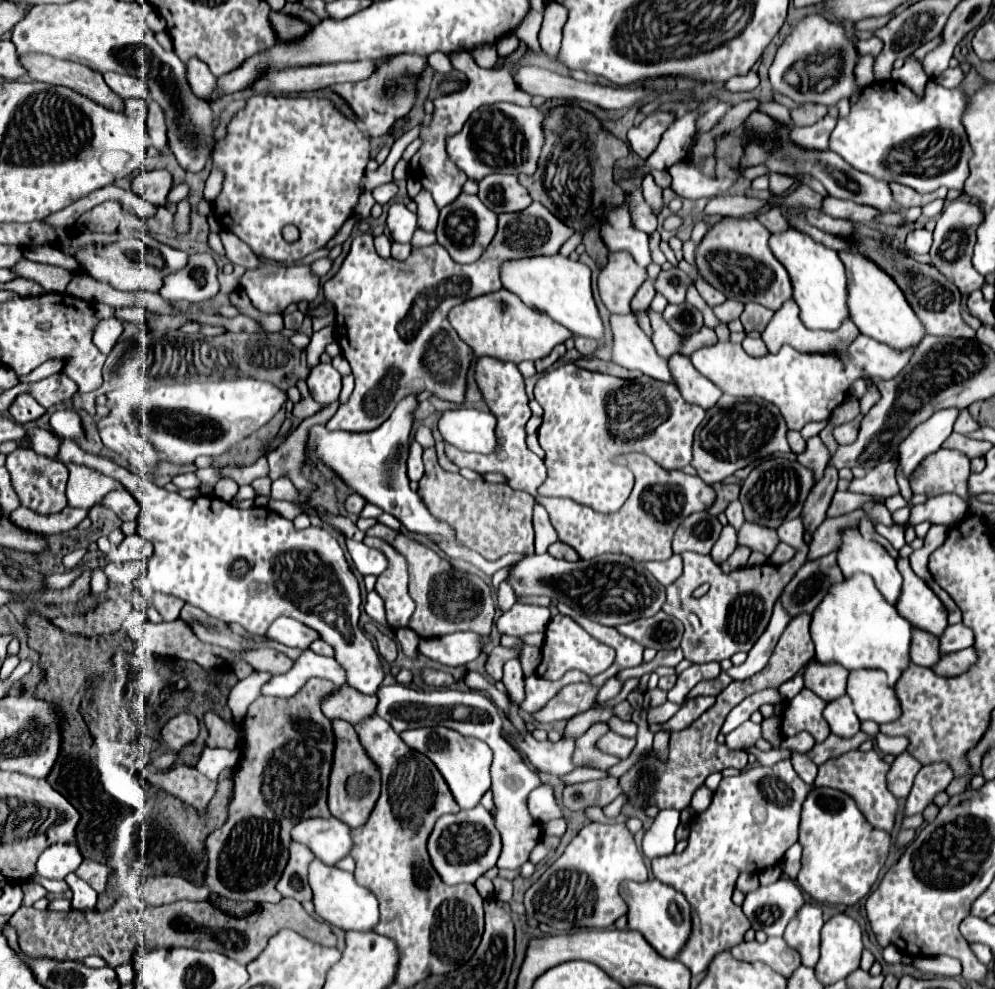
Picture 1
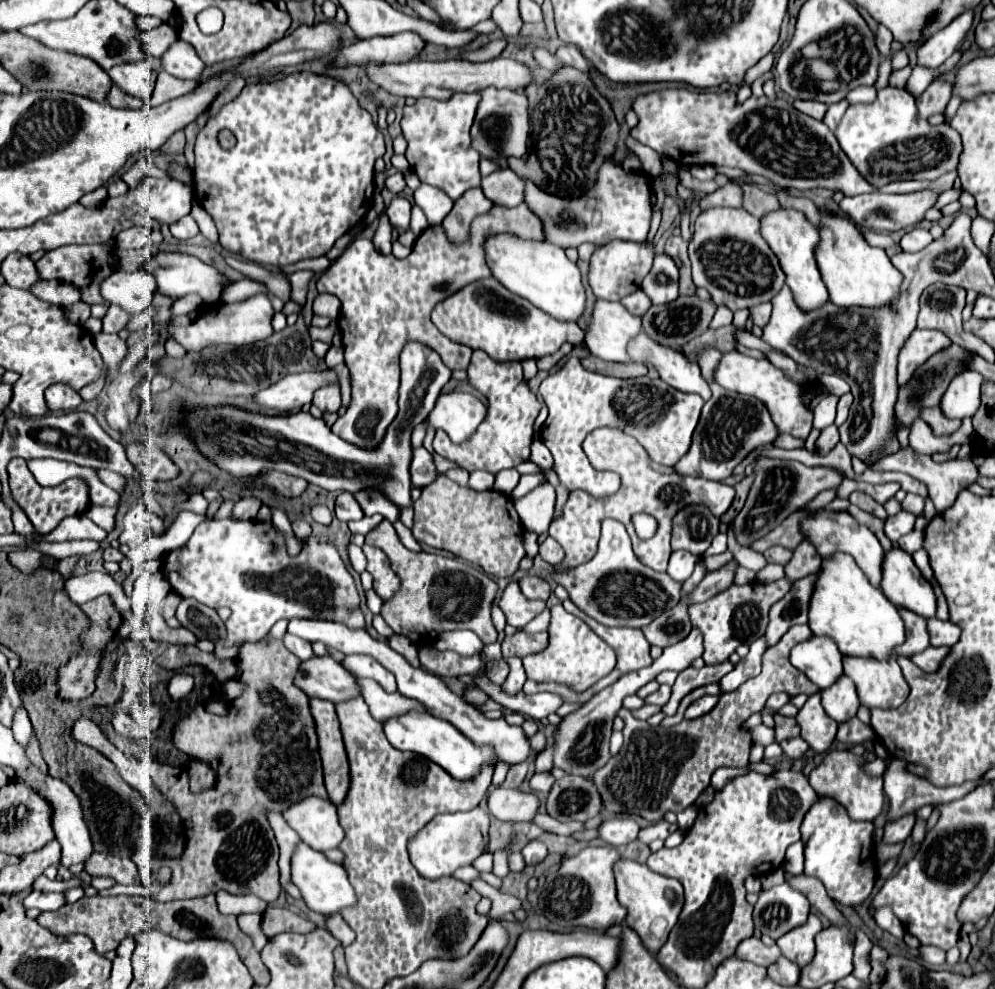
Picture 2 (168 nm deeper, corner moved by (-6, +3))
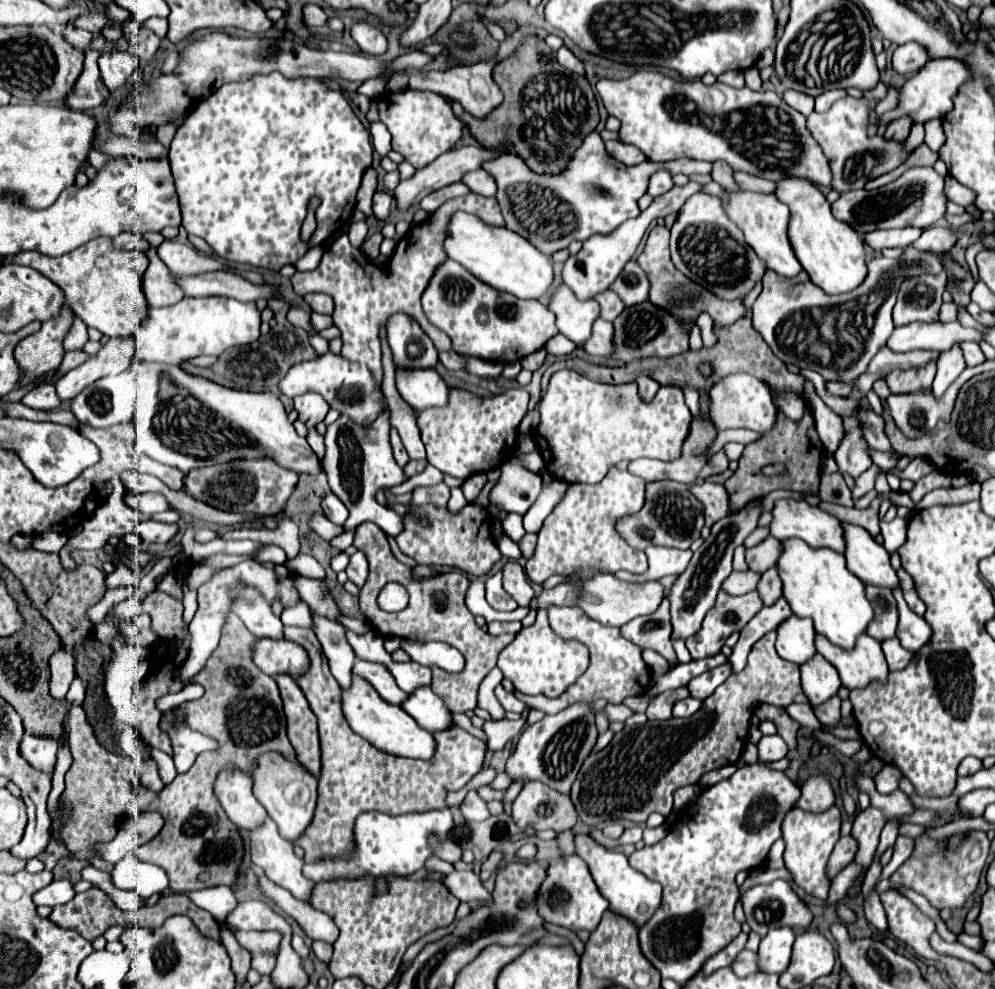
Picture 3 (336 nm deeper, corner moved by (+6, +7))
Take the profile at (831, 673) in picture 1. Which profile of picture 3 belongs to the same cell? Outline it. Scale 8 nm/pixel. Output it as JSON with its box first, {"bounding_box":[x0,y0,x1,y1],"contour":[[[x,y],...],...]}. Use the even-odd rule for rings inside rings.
{"bounding_box":[776,615,816,665],"contour":[[[790,615],[776,629],[776,651],[780,657],[796,665],[802,665],[816,653],[814,635],[816,631],[814,631],[812,619]]]}

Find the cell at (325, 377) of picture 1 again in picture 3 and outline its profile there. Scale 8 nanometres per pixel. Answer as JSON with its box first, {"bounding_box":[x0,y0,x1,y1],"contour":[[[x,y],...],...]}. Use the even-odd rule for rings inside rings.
{"bounding_box":[294,393,328,427],"contour":[[[306,393],[294,399],[294,409],[298,411],[298,419],[306,427],[316,427],[320,421],[324,421],[328,413],[328,403],[318,393]]]}

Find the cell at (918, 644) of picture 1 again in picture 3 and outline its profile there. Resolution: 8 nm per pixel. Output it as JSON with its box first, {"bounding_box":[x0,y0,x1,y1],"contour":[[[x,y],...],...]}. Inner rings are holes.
{"bounding_box":[866,585,898,641],"contour":[[[866,585],[866,597],[874,609],[874,617],[868,623],[866,633],[878,641],[894,637],[898,625],[898,609],[892,591],[888,587]]]}

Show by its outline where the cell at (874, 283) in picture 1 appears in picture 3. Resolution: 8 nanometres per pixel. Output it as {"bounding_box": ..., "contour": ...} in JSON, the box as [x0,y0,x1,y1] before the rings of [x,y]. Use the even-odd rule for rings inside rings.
{"bounding_box":[774,177,866,295],"contour":[[[788,177],[776,183],[774,195],[790,207],[790,223],[788,223],[788,237],[792,249],[804,269],[808,269],[810,279],[830,295],[848,293],[856,289],[866,277],[866,255],[862,237],[842,221],[836,221],[830,203],[820,193],[820,189],[800,177]]]}

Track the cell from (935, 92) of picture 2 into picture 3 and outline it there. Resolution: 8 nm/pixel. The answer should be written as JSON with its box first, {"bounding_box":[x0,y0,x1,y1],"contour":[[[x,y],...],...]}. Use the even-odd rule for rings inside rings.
{"bounding_box":[884,117,912,143],"contour":[[[902,117],[900,121],[894,121],[894,123],[886,129],[884,139],[886,139],[886,141],[898,141],[898,143],[902,143],[902,141],[908,137],[910,127],[912,127],[912,121],[908,121],[906,117]]]}

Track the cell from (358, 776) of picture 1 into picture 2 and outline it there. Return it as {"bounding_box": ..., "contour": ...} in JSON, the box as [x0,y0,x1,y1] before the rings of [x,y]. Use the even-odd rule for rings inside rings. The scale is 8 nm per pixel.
{"bounding_box":[310,699,350,805],"contour":[[[310,699],[312,715],[316,717],[316,731],[320,733],[320,755],[324,763],[324,781],[334,805],[342,805],[350,791],[350,763],[340,731],[336,709],[330,701]]]}

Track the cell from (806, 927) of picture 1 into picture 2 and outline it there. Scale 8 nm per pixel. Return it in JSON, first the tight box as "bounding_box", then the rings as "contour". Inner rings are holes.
{"bounding_box":[776,913,822,967],"contour":[[[810,913],[808,921],[804,925],[792,929],[792,933],[786,933],[776,943],[782,949],[784,957],[788,957],[790,961],[794,961],[800,967],[804,967],[804,965],[808,965],[814,959],[814,953],[816,953],[814,937],[820,931],[822,931],[820,919],[814,913]]]}

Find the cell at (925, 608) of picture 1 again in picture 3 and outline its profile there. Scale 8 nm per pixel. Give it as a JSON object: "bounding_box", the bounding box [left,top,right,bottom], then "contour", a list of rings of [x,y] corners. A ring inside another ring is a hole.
{"bounding_box":[842,523,898,589],"contour":[[[842,523],[842,529],[846,541],[846,567],[862,583],[884,585],[888,589],[898,587],[898,575],[890,567],[890,557],[886,549],[856,525]]]}

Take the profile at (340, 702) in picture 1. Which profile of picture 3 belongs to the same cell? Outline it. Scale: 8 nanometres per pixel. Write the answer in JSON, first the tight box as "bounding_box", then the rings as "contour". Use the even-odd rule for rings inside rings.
{"bounding_box":[250,639,308,677],"contour":[[[256,639],[250,645],[254,665],[266,675],[284,673],[296,677],[308,669],[308,653],[288,639]]]}

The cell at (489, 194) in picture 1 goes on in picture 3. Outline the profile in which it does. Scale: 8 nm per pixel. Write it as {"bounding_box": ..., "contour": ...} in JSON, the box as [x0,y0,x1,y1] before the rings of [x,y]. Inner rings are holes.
{"bounding_box":[462,169,496,197],"contour":[[[482,169],[464,173],[462,183],[464,183],[470,191],[474,191],[474,193],[478,193],[478,195],[484,195],[484,197],[496,195],[496,181],[494,181],[486,171],[482,171]]]}

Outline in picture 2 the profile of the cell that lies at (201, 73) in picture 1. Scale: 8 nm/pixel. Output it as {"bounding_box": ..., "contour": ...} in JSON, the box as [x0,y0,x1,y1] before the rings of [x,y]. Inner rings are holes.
{"bounding_box":[164,41,206,81],"contour":[[[176,41],[164,55],[164,71],[178,77],[178,79],[190,79],[190,81],[200,81],[202,71],[206,63],[198,57],[196,49],[184,41]]]}

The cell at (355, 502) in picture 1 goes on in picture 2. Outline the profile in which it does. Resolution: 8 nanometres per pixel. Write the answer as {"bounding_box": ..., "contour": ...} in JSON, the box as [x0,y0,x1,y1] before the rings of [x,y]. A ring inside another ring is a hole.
{"bounding_box":[336,493,364,521],"contour":[[[340,493],[336,499],[336,517],[340,521],[354,521],[354,519],[362,519],[364,511],[360,509],[356,497],[352,493]]]}

